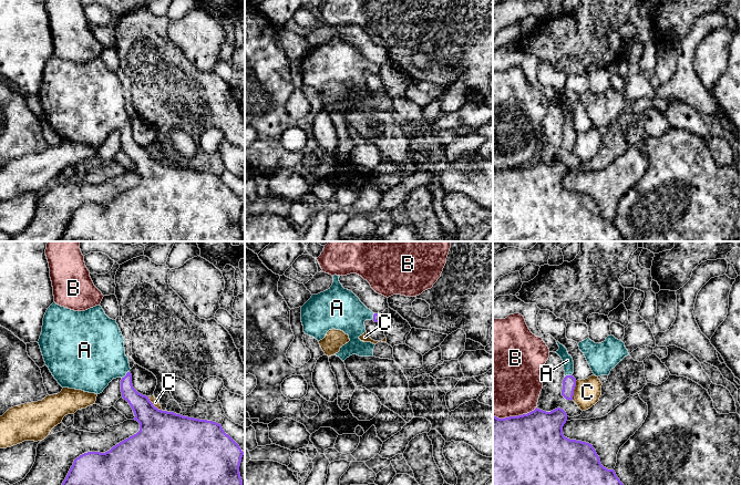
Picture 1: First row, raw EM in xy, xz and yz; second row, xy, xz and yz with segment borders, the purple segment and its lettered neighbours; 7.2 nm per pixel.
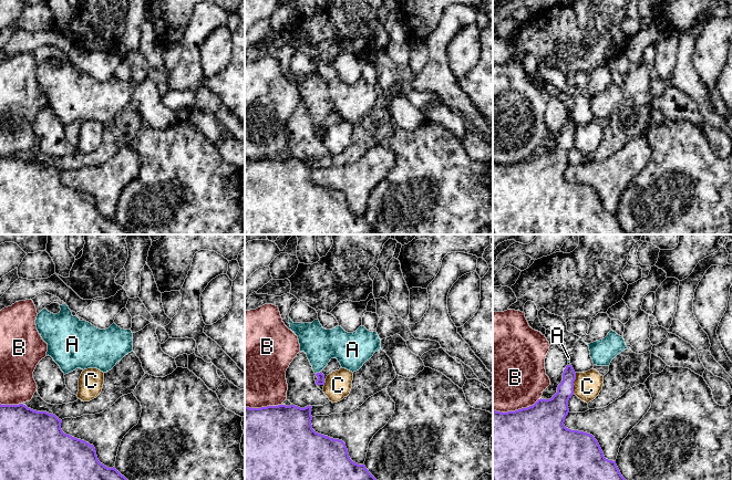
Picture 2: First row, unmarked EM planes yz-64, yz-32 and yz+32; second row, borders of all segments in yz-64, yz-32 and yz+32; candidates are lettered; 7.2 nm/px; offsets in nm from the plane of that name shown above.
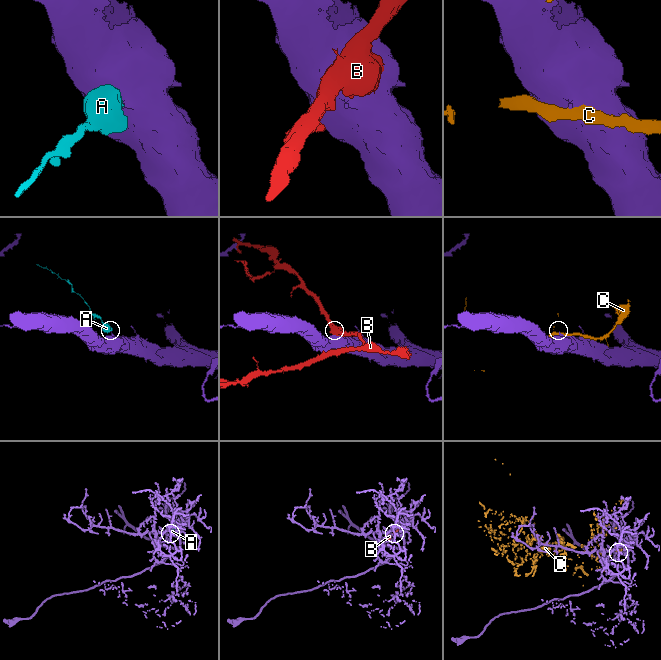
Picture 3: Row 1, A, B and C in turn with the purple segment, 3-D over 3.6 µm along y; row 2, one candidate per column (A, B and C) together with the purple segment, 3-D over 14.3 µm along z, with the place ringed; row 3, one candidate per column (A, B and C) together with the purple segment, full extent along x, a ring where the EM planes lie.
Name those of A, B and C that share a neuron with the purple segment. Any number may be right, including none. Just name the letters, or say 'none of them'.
A

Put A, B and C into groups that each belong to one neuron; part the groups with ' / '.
A / B / C

